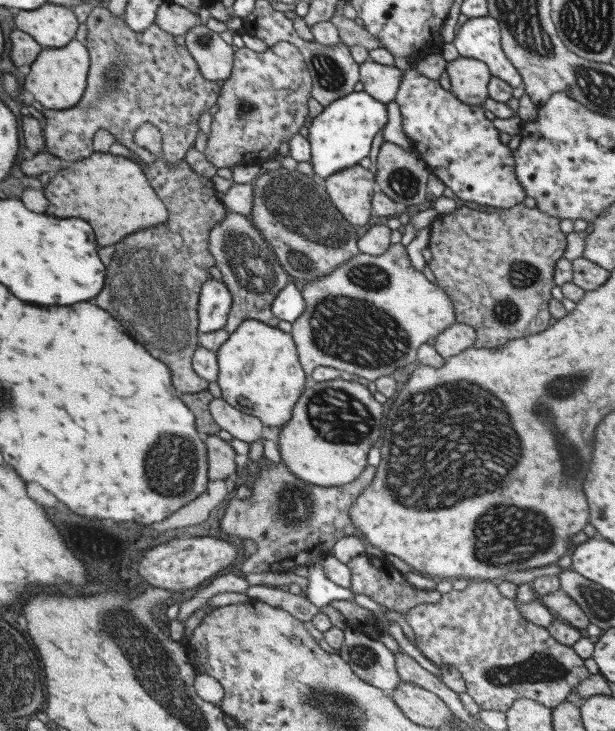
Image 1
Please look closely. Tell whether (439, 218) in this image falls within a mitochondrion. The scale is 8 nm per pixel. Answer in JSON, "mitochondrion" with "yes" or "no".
{"mitochondrion":"no"}

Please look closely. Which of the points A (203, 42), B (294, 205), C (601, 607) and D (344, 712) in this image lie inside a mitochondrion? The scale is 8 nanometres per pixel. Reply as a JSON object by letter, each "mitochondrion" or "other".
{"A":"mitochondrion","B":"mitochondrion","C":"mitochondrion","D":"mitochondrion"}

